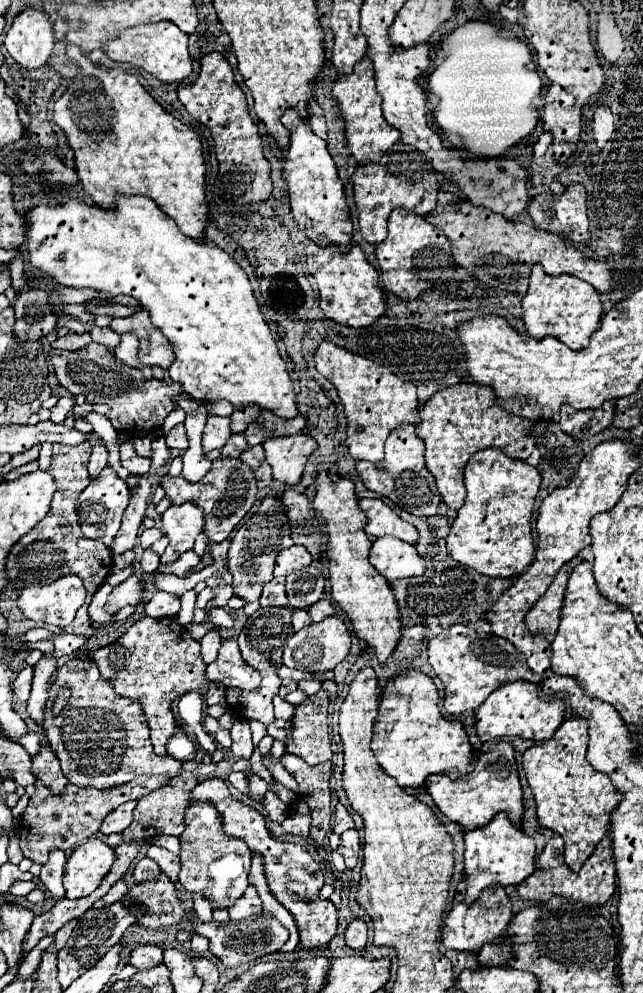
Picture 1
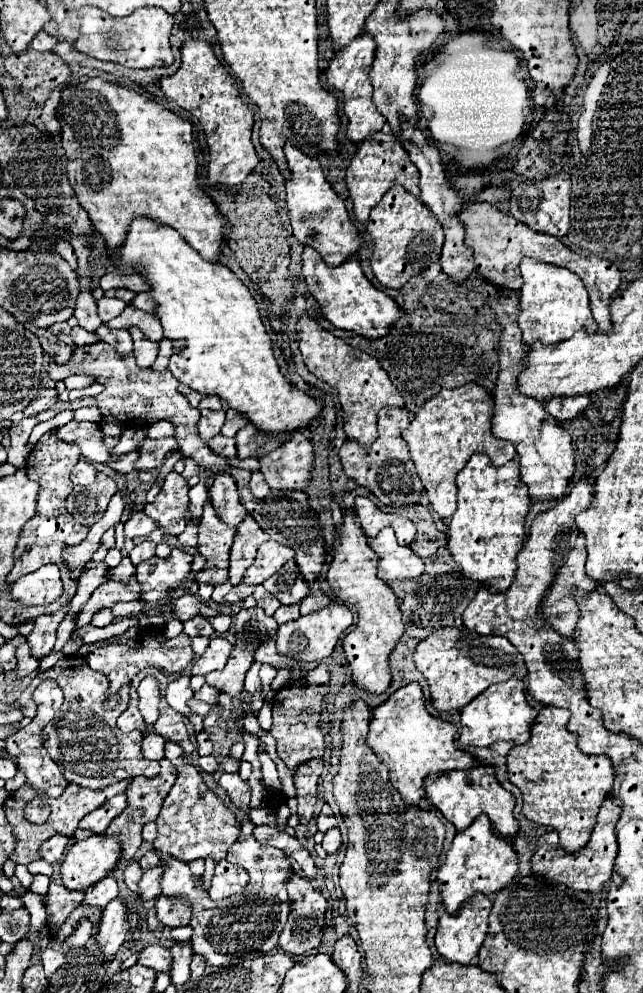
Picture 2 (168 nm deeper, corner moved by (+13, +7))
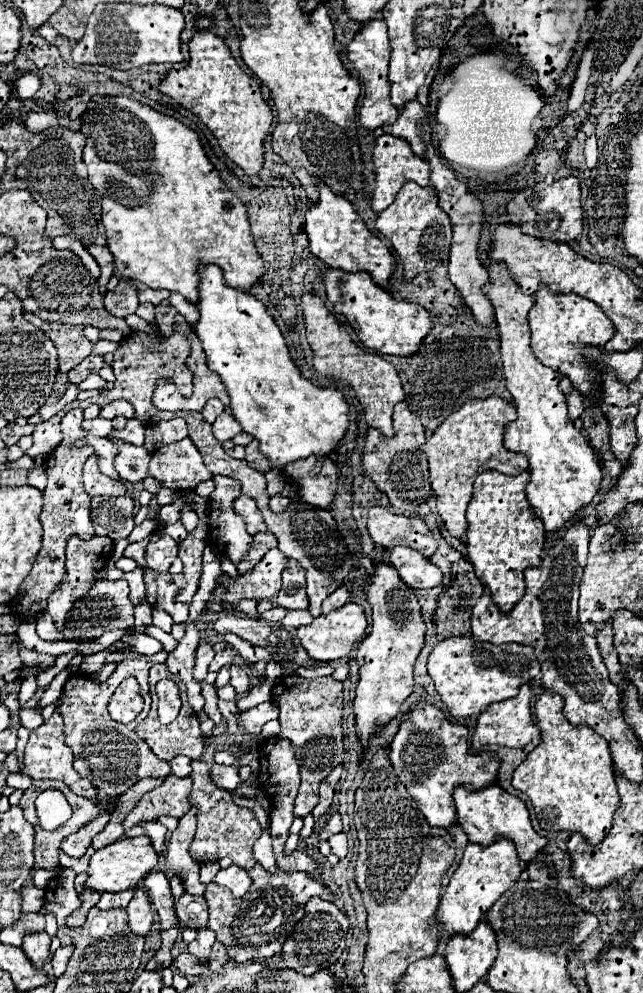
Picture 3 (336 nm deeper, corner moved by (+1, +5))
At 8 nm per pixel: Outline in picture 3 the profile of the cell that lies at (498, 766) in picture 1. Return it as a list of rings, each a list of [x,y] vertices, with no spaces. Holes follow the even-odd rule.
[[[498,785],[472,793],[466,791],[464,787],[458,787],[458,791],[454,791],[454,803],[458,811],[458,825],[464,829],[464,833],[472,843],[492,845],[498,839],[510,839],[516,845],[518,859],[522,861],[522,865],[528,865],[546,847],[546,839],[540,837],[530,825],[530,815],[524,801],[520,801],[514,795],[508,795]]]

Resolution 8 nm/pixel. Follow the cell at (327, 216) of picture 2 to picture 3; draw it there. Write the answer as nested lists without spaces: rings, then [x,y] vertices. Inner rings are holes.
[[[332,191],[322,193],[320,201],[312,205],[306,213],[306,233],[310,239],[310,251],[318,259],[322,259],[330,269],[344,269],[348,273],[366,271],[370,273],[372,281],[388,289],[388,281],[396,269],[396,259],[390,249],[368,231],[368,227],[358,217],[346,197],[334,195]]]

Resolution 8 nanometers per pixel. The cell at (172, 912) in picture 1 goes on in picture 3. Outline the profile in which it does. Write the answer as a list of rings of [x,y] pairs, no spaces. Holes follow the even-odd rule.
[[[148,821],[148,823],[138,823],[136,827],[132,827],[126,837],[137,837],[141,835],[148,835],[152,839],[152,845],[158,853],[166,851],[166,827],[158,821]]]

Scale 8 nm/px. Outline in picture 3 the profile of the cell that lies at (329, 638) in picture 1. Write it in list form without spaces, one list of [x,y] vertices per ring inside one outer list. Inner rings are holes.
[[[346,603],[344,607],[332,611],[332,613],[326,613],[326,615],[320,615],[314,619],[312,625],[306,625],[306,627],[300,627],[298,629],[298,639],[302,643],[302,647],[308,651],[308,655],[316,661],[332,661],[332,659],[340,659],[340,657],[346,657],[354,643],[360,641],[366,633],[366,615],[364,615],[364,609],[356,603]]]

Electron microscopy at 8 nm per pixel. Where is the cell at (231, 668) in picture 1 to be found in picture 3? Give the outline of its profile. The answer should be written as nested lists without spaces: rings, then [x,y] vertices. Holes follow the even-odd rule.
[[[222,649],[222,651],[216,651],[216,655],[214,655],[212,663],[208,665],[208,669],[210,671],[220,671],[222,665],[228,665],[232,661],[234,661],[234,651],[232,649]]]

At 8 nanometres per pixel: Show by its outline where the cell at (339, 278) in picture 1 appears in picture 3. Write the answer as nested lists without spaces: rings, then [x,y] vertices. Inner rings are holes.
[[[328,269],[324,285],[334,311],[348,317],[348,323],[354,327],[356,333],[360,333],[358,339],[378,353],[410,357],[420,349],[424,337],[432,329],[432,317],[422,305],[396,301],[388,291],[378,287],[368,273],[346,273],[340,269]]]

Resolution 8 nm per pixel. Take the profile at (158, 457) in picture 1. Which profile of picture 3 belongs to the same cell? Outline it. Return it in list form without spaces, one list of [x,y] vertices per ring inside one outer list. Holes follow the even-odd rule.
[[[188,437],[160,447],[152,455],[150,475],[162,487],[168,487],[174,491],[194,491],[198,483],[214,477],[206,469],[200,451]],[[156,471],[160,477],[156,477]]]

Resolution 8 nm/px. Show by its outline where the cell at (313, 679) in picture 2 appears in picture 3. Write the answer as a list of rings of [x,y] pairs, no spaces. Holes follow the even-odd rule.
[[[349,656],[346,658],[341,658],[339,660],[335,660],[333,662],[330,662],[330,666],[334,669],[334,672],[332,674],[332,677],[339,681],[344,681],[349,676],[349,668],[347,661],[349,660]]]

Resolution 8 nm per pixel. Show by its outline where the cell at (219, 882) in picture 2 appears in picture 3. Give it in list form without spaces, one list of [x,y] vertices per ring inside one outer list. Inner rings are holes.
[[[230,865],[230,867],[220,869],[220,871],[216,873],[214,883],[228,887],[234,897],[242,897],[242,895],[248,891],[248,887],[252,885],[252,879],[248,877],[248,873],[246,873],[244,869],[240,869],[240,867],[236,867],[236,865]]]

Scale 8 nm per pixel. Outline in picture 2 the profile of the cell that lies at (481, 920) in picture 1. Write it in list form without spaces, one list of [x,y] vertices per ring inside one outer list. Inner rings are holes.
[[[474,893],[468,897],[468,901],[458,909],[456,915],[450,915],[444,905],[438,905],[438,931],[436,931],[436,949],[446,961],[456,961],[462,965],[468,965],[472,957],[478,953],[486,931],[488,931],[488,915],[492,909],[492,899],[484,893]]]

